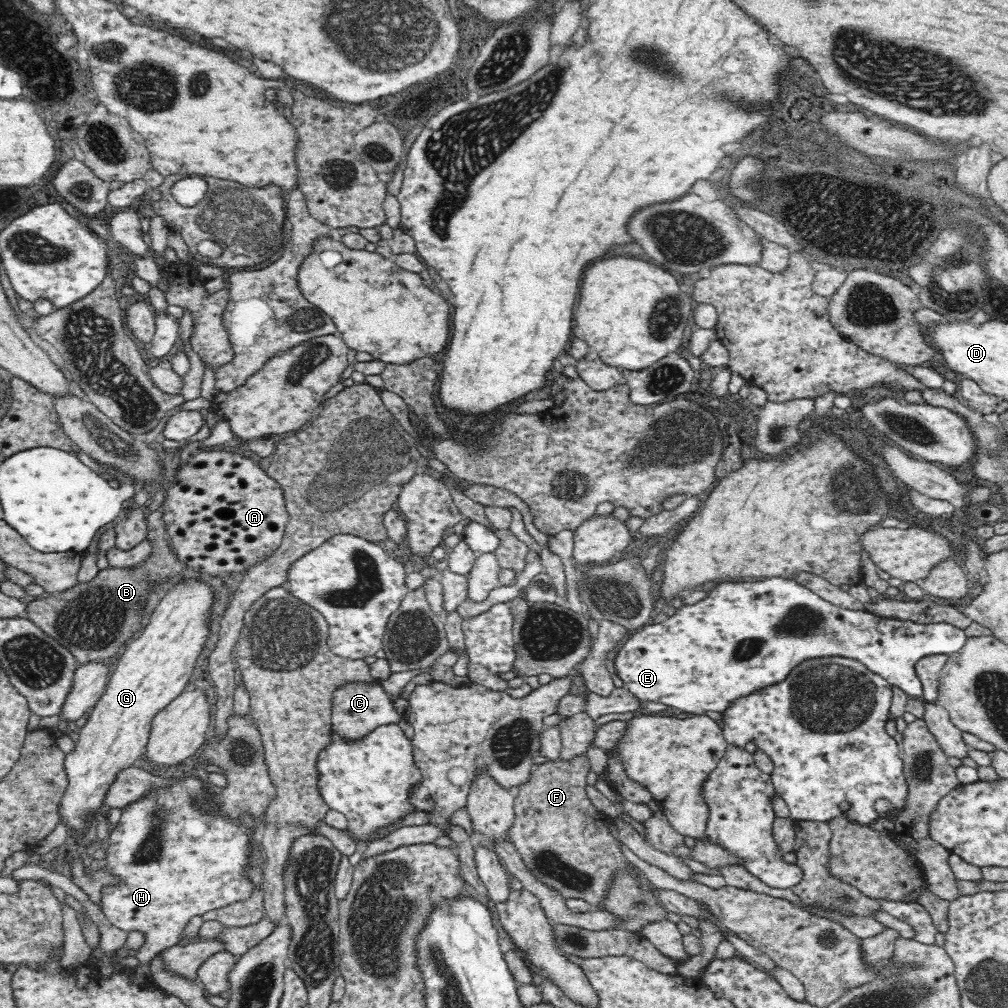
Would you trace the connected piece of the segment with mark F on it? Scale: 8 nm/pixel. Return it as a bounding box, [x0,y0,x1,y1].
[506,754,706,918]

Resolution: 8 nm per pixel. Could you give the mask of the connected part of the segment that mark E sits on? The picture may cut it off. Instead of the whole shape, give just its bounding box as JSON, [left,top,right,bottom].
[612,577,967,715]

